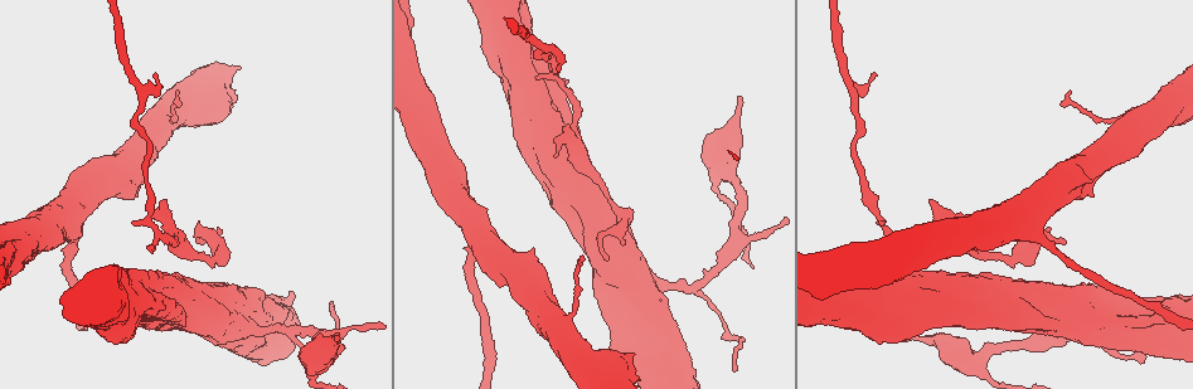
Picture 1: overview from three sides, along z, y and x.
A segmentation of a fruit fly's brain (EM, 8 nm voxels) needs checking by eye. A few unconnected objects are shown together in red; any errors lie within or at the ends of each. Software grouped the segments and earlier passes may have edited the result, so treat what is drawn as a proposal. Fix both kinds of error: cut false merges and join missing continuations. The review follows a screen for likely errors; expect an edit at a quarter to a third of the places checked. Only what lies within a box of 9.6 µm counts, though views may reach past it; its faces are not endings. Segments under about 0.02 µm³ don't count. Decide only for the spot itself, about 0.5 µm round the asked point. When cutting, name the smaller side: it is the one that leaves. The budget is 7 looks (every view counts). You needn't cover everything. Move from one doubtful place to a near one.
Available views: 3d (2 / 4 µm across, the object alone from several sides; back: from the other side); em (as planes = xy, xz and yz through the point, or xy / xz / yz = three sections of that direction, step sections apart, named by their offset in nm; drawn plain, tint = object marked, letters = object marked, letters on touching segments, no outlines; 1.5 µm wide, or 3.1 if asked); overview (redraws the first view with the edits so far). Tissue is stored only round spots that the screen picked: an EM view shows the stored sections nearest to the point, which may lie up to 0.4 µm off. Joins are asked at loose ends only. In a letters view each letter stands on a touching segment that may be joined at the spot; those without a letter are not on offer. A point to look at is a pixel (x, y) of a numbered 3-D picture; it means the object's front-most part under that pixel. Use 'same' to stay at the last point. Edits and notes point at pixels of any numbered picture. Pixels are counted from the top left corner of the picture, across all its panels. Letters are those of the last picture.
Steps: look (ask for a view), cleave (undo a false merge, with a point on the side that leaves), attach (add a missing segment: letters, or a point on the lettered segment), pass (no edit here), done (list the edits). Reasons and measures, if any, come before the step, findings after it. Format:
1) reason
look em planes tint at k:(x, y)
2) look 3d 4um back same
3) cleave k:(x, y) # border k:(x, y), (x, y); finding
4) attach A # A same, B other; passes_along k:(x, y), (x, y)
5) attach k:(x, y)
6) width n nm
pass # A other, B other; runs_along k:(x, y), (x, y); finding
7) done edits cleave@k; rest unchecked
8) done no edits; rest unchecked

tapers out
look em xz step 8 letters at 1:(150, 249)

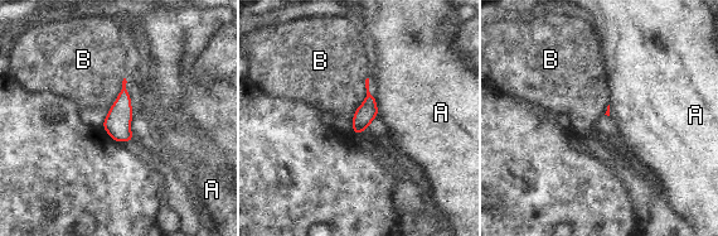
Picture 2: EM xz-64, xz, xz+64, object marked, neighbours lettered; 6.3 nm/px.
pass # A other, B other; border 2:(368, 77), (352, 121), (354, 135); none of them fits

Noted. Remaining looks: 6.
free end
look 3d 4um at 1:(137, 197)

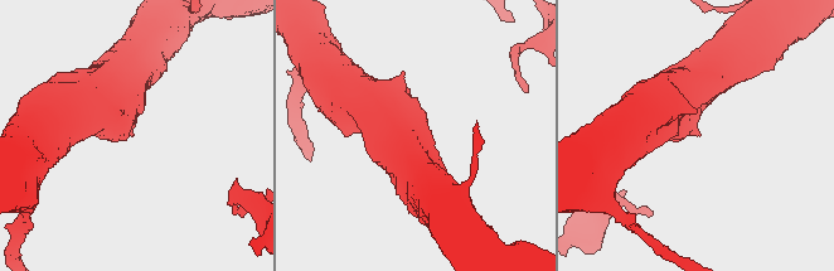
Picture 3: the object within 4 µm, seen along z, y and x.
look em xz step 4 tint at 3:(131, 134)

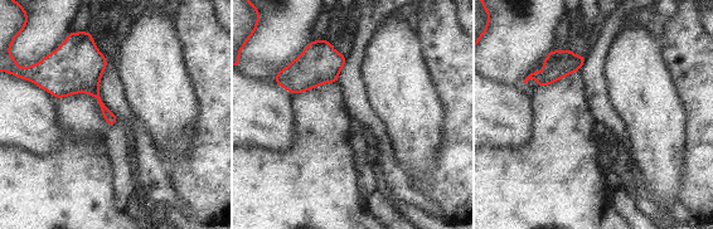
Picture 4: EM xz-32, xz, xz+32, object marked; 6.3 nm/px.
cut it another way
look em planes letters same

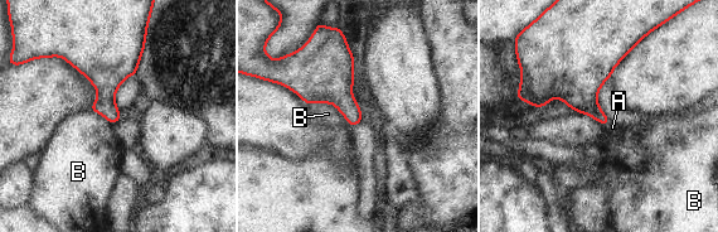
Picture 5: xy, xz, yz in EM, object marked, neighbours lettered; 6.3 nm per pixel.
attach 5:(612, 127) # A same, B other; the neuron continues

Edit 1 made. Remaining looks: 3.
a fork
look em yz step 4 tint at 1:(288, 332)

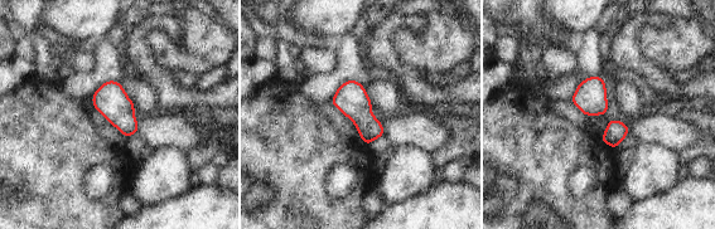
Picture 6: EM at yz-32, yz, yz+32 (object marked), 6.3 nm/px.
another direction
look em planes letters same

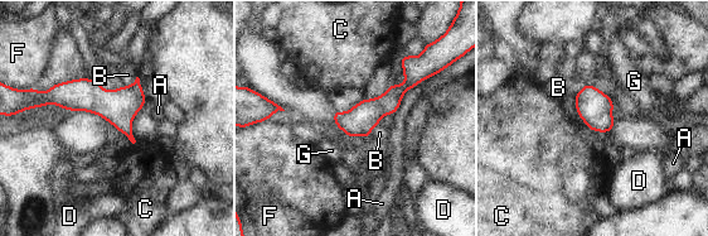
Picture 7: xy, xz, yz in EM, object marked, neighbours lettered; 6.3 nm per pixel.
longest_contact A 360 nm
pass # A other, B other, C other, D other, F other, G other; border 7:(136, 76), (129, 86), (124, 86); all the same neuron

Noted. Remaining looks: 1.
done edits attach@5; rest unchecked

